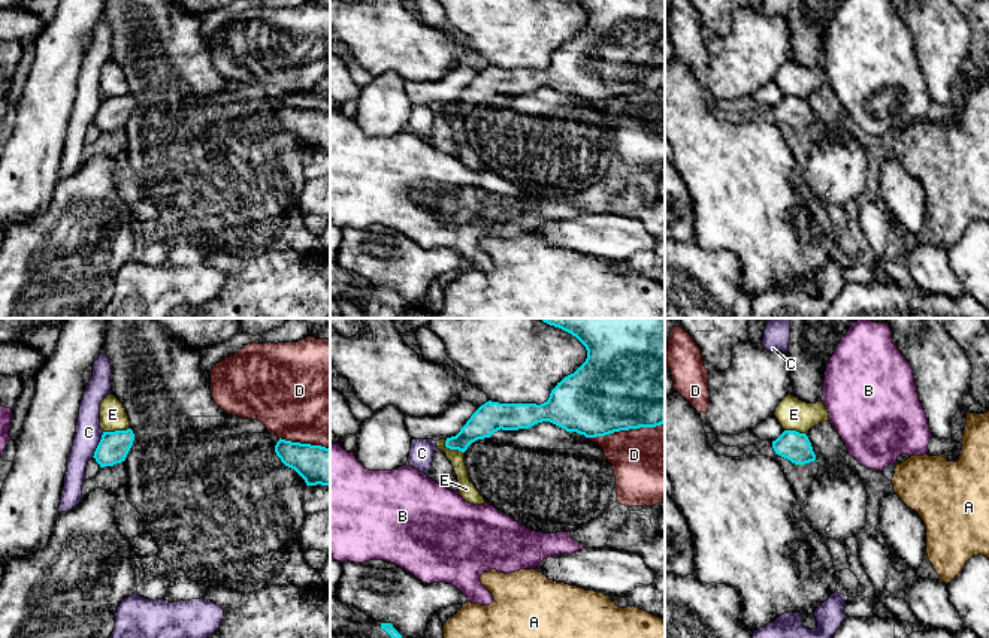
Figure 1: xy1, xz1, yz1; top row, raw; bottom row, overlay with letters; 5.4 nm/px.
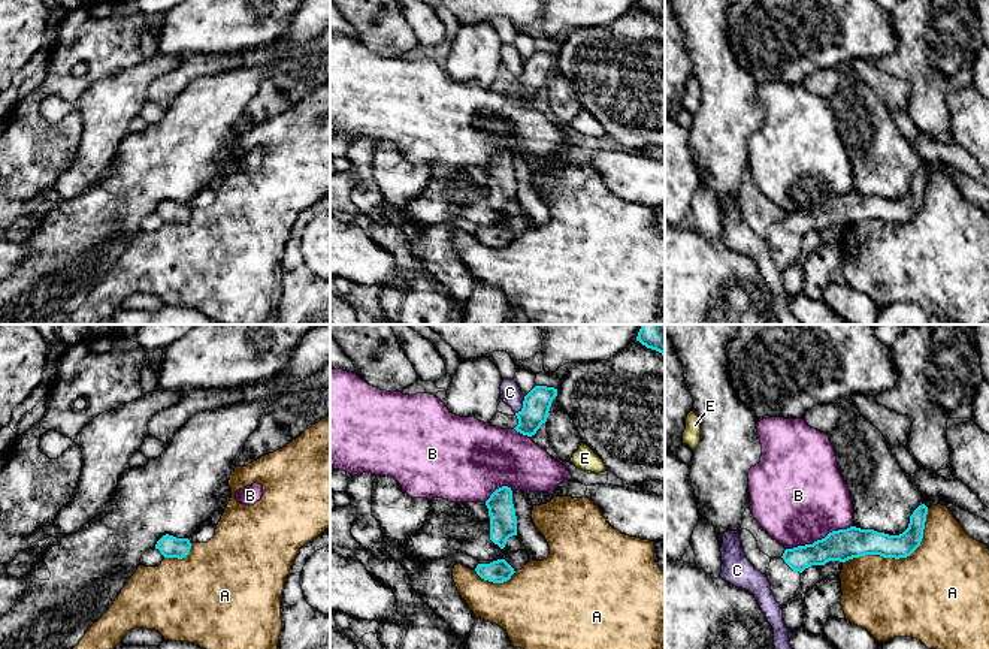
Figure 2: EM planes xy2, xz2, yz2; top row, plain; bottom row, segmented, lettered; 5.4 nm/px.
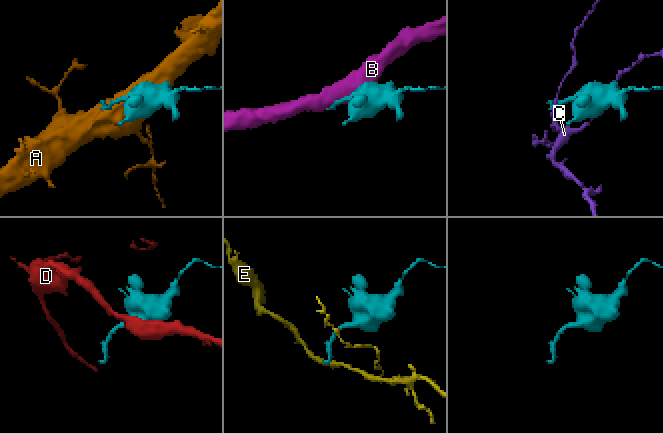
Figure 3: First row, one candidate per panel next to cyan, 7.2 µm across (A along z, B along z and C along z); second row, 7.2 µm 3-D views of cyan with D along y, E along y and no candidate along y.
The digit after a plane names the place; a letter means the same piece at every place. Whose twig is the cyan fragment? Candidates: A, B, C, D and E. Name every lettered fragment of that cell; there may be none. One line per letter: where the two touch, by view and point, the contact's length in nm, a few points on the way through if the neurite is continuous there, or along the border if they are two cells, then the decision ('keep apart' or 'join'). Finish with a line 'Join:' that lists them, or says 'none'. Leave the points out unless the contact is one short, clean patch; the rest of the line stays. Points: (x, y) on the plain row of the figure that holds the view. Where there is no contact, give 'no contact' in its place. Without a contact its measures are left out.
A: contact yz2 (898, 223); length 550 nm; keep apart
B: contact yz2 (819, 205); length 380 nm; keep apart
C: contact xy1 (99, 109); length 150 nm; keep apart
D: contact xz1 (626, 94); length 420 nm; keep apart
E: contact xy1 (115, 96); length 150 nm; border xy1 (129, 93), (103, 97); keep apart
Join: none

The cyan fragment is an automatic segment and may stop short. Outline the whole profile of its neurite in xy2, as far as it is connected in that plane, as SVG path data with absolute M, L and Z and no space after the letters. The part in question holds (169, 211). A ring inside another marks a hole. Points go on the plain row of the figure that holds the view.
M166 199L157 206L155 214L158 214L164 223L182 224L190 218L191 208L188 203L176 203Z

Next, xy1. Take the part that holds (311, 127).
M279 103L275 118L305 145L306 151L330 151L330 114Z

